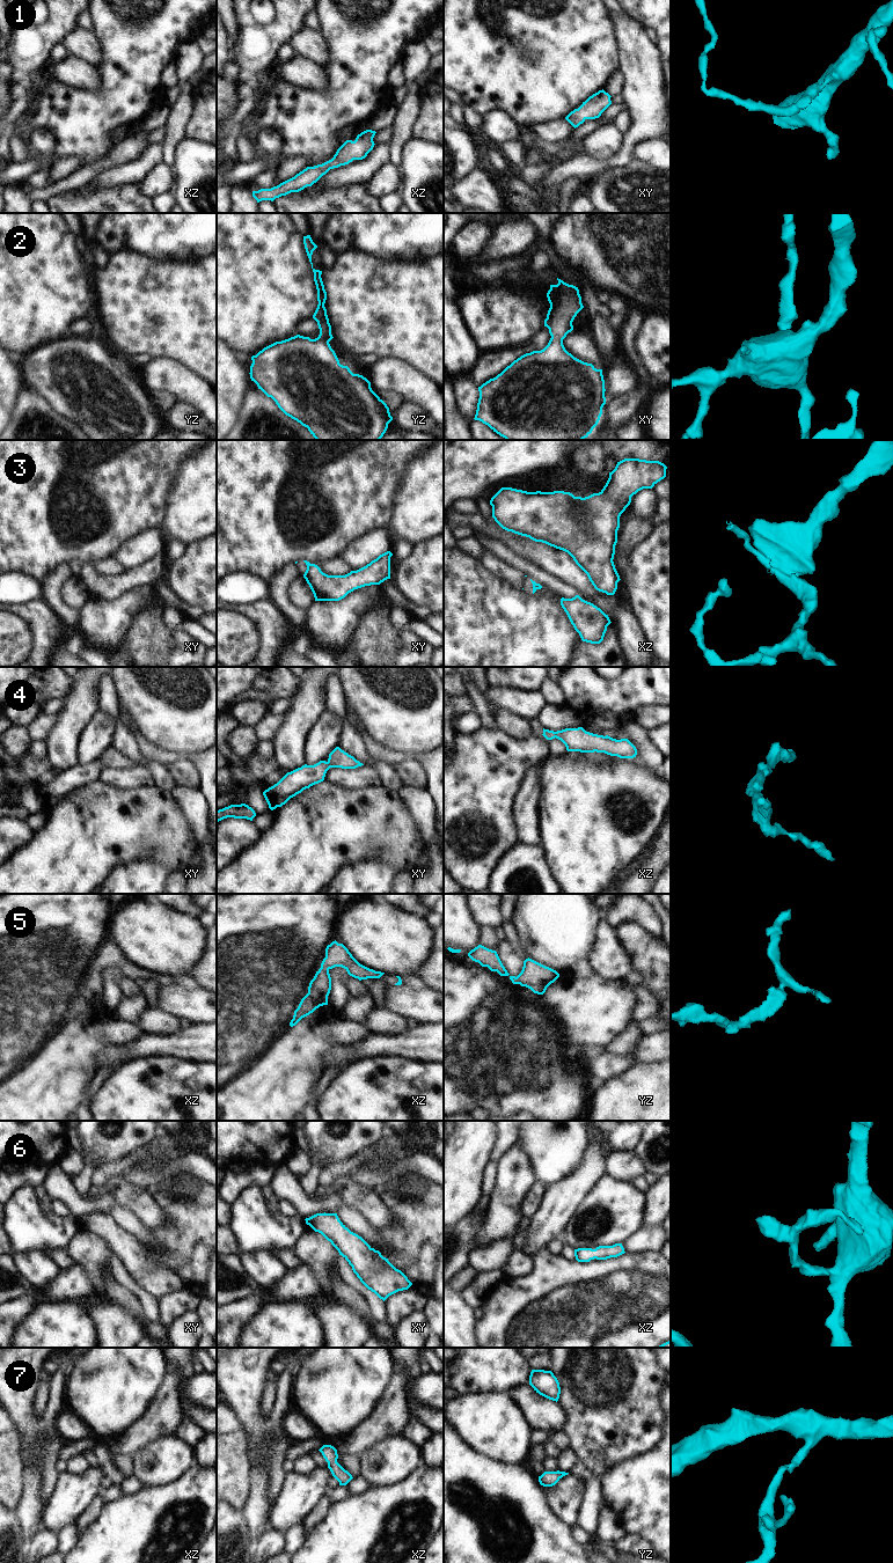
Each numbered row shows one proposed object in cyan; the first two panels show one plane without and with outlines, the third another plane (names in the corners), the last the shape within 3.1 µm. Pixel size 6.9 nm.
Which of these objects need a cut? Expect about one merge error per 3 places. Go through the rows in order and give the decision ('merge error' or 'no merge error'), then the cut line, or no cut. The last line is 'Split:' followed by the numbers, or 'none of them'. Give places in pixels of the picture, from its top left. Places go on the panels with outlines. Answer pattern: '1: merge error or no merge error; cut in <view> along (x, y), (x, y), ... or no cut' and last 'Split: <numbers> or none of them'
1: no merge error; no cut
2: no merge error; no cut
3: merge error; cut in xz along (536, 584), (538, 588)
4: no merge error; no cut
5: no merge error; no cut
6: no merge error; no cut
7: no merge error; no cut
Split: 3

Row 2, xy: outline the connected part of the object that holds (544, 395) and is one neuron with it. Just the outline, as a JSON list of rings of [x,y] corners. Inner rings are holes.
[[[558,279],[547,293],[550,308],[544,326],[551,336],[541,351],[526,353],[496,377],[478,387],[475,420],[488,425],[506,440],[584,440],[598,425],[606,404],[602,369],[569,353],[563,339],[573,330],[572,322],[584,308],[578,287]]]

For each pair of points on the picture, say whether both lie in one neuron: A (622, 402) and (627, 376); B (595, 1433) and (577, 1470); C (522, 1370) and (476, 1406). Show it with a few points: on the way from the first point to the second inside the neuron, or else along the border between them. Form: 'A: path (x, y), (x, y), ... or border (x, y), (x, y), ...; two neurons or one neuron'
A: border (637, 386), (630, 393), (609, 396), (606, 400); two neurons
B: border (579, 1459), (591, 1473); two neurons
C: border (507, 1393), (468, 1395); two neurons

